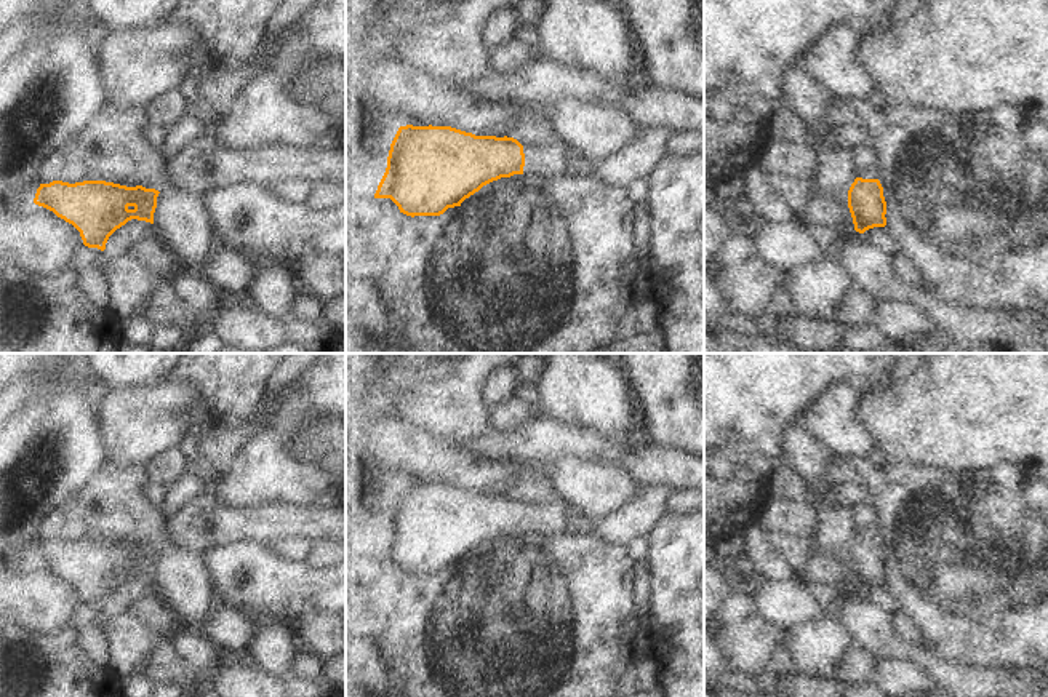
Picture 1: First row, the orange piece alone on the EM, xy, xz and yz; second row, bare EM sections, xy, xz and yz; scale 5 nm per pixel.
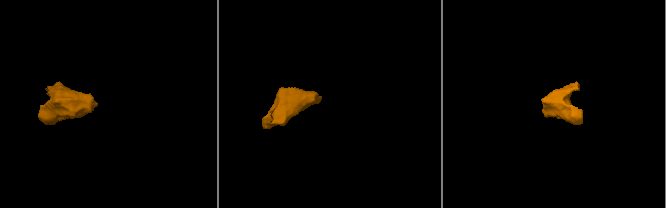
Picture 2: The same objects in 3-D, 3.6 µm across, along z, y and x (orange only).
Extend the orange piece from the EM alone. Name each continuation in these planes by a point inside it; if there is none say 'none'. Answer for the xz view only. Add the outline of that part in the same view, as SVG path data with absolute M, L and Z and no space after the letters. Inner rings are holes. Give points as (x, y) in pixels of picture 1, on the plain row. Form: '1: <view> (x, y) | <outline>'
1: xz (551, 517) | M563 496L554 500L523 504L523 532L538 532L541 536L563 536L573 532L568 524L568 513L571 510L589 521L594 521L584 510L578 508Z

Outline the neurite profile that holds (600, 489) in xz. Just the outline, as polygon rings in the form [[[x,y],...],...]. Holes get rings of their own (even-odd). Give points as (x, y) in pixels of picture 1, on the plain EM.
[[[573,456],[557,459],[538,468],[538,473],[549,476],[558,492],[594,521],[621,510],[646,488],[627,468]]]

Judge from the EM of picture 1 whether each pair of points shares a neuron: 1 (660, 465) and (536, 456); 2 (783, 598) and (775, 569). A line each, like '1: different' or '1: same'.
1: same
2: different

